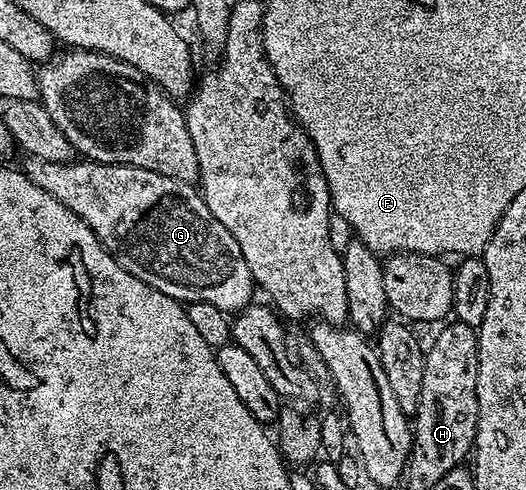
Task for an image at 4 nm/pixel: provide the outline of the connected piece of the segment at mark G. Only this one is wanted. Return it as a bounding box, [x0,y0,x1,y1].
[22,156,254,314]

